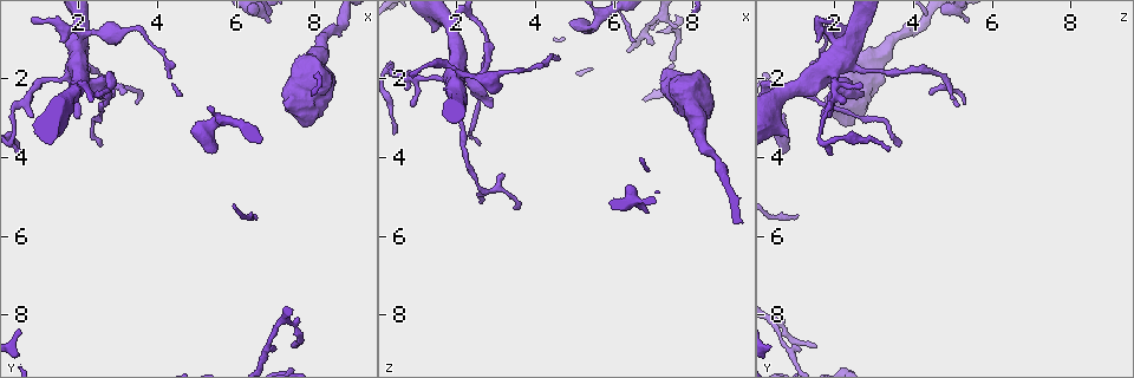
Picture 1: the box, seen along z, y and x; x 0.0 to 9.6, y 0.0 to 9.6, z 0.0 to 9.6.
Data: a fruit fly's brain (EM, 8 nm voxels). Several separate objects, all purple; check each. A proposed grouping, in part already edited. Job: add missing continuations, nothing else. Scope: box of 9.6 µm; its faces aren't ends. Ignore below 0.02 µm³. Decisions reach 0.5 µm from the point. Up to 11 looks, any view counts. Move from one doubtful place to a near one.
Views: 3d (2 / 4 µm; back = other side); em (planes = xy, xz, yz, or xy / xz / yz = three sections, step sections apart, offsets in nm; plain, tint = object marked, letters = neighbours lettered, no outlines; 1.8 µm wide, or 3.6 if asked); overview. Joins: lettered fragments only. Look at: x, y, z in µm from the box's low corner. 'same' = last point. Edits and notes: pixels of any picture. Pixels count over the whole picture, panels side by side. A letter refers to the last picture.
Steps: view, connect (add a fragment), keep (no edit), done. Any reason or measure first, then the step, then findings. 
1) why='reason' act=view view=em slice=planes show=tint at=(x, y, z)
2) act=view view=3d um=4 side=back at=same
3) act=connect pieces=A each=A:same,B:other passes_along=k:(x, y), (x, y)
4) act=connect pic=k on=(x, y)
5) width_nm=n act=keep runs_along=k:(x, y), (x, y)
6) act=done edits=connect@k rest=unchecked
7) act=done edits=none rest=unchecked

why='free end' act=view view=em slice=xy step=8 show=plain at=(2.85, 2.35, 2.75)

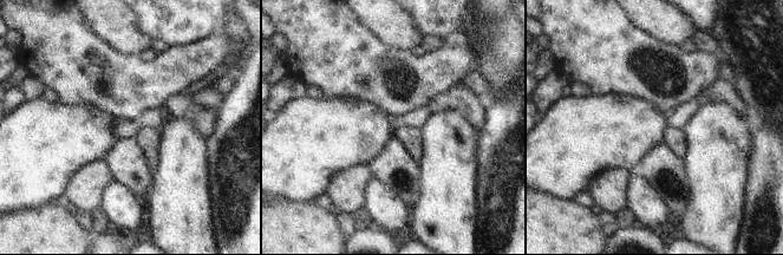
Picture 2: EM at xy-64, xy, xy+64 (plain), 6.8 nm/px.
act=view view=em slice=xy step=8 show=letters at=same

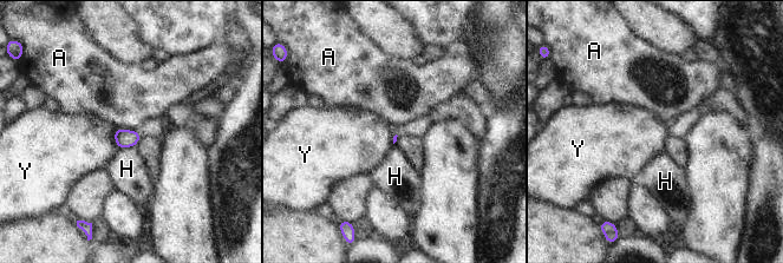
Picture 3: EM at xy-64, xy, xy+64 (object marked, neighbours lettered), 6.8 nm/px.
act=keep each=A:other,H:other,Y:other found='none of them fits'

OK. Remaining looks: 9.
why='thin end' act=view view=em slice=planes show=letters at=(3.25, 2.35, 4.50)

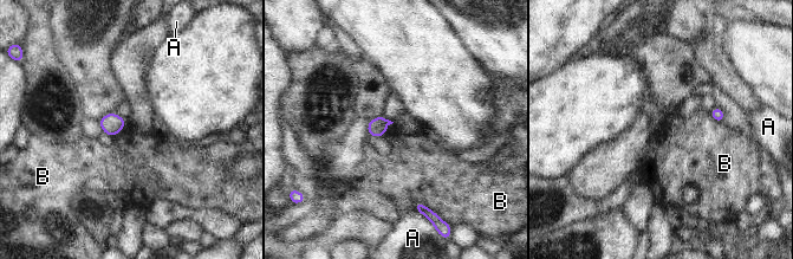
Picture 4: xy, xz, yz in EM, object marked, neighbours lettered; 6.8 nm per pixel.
width_nm=130 longest_contact=B:110nm act=keep each=A:other,B:other found='no lettered fragment goes on from it'

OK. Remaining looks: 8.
why='tapers out' act=view view=3d um=4 at=(0.80, 2.30, 2.70)

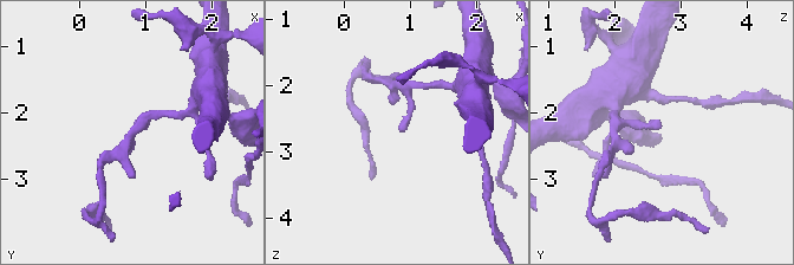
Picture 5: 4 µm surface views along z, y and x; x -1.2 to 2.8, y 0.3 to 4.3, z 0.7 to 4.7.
act=view view=em slice=xy step=4 show=letters at=(0.85, 2.20, 2.75)

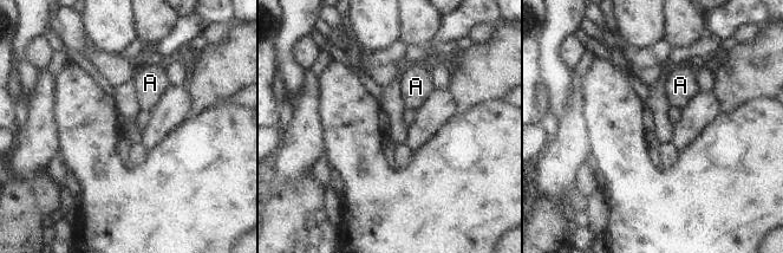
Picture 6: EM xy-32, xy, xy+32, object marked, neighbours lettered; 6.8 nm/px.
act=view view=em slice=yz step=8 show=letters at=same

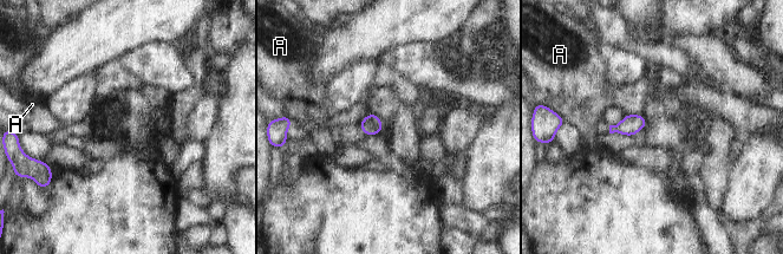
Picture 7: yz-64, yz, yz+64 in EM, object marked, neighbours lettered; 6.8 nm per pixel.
act=keep each=A:other border=7:(625, 114), (640, 114), (643, 116) found='no lettered fragment goes on from it'

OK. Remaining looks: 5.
why='free end' act=view view=3d um=2 at=(5.35, 3.90, 0.65)

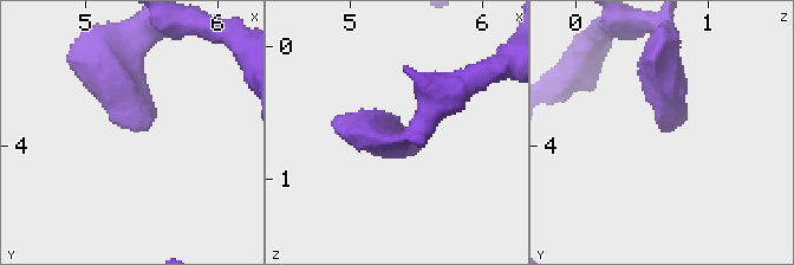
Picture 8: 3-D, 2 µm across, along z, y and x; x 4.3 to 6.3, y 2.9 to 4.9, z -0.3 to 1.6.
act=view view=em slice=xy step=4 show=letters at=(5.40, 3.90, 0.68)

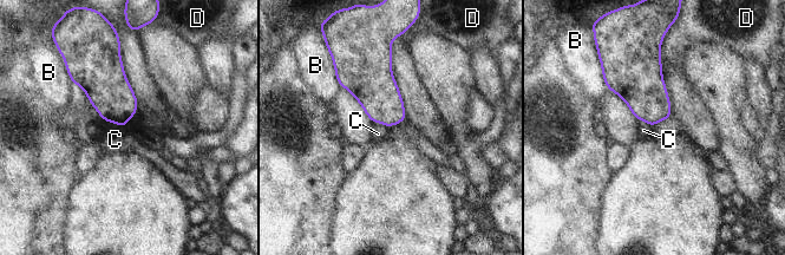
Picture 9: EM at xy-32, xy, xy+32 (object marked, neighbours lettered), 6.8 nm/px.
act=keep each=B:other,C:other,D:other border=9:(372, 122), (379, 122), (388, 129) found='no lettered fragment goes on from it'

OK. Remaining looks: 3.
act=done edits=none rest=unchecked

